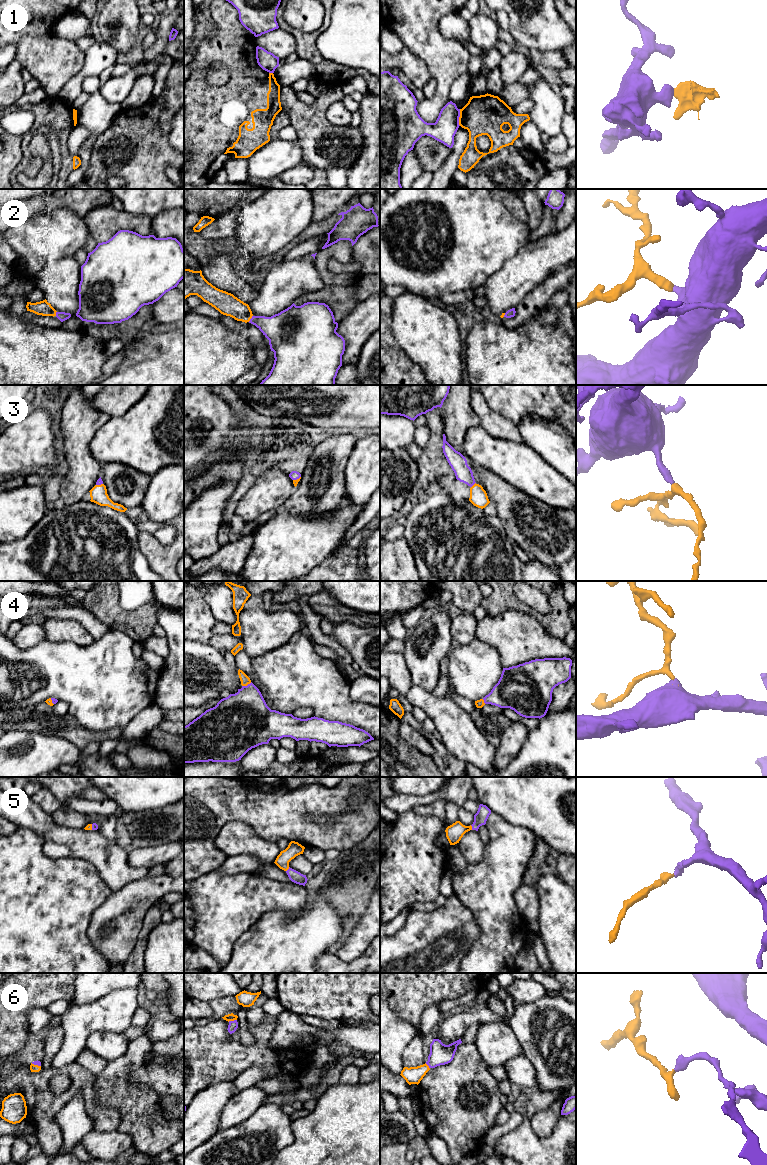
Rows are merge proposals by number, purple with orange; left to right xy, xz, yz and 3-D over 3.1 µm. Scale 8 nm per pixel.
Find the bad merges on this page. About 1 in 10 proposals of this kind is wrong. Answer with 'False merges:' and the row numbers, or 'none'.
False merges: 1

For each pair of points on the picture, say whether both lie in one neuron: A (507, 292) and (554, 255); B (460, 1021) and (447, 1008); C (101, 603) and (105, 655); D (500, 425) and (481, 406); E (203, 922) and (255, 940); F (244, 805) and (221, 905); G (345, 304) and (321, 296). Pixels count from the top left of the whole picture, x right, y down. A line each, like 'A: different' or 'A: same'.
A: same
B: different
C: different
D: same
E: different
F: different
G: same

